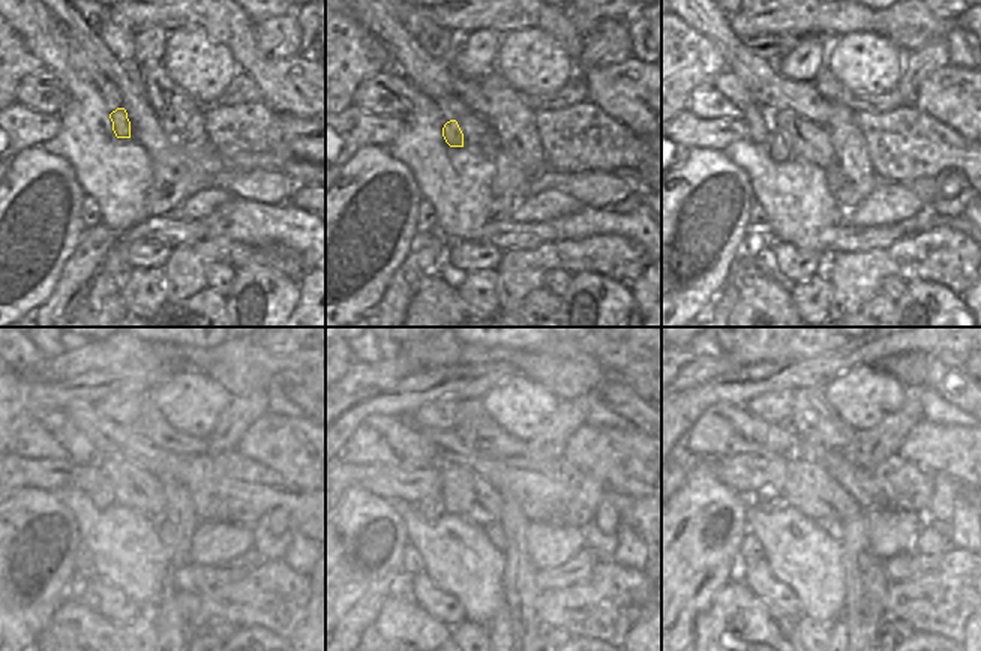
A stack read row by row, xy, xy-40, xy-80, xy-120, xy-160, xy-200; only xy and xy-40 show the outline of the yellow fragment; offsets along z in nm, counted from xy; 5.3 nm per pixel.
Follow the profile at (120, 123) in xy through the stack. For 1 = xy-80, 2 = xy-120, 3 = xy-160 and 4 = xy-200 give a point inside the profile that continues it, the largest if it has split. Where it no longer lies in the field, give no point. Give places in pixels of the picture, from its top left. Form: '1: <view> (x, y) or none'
1: xy-80 (779, 152)
2: xy-120 (104, 495)
3: xy-160 (434, 506)
4: xy-200 (767, 501)

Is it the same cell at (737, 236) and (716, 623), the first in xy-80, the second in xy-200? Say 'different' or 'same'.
different

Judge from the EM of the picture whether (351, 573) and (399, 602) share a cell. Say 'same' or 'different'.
different

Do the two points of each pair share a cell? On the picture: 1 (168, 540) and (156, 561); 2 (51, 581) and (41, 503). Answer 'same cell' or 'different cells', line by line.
1: different cells
2: same cell

